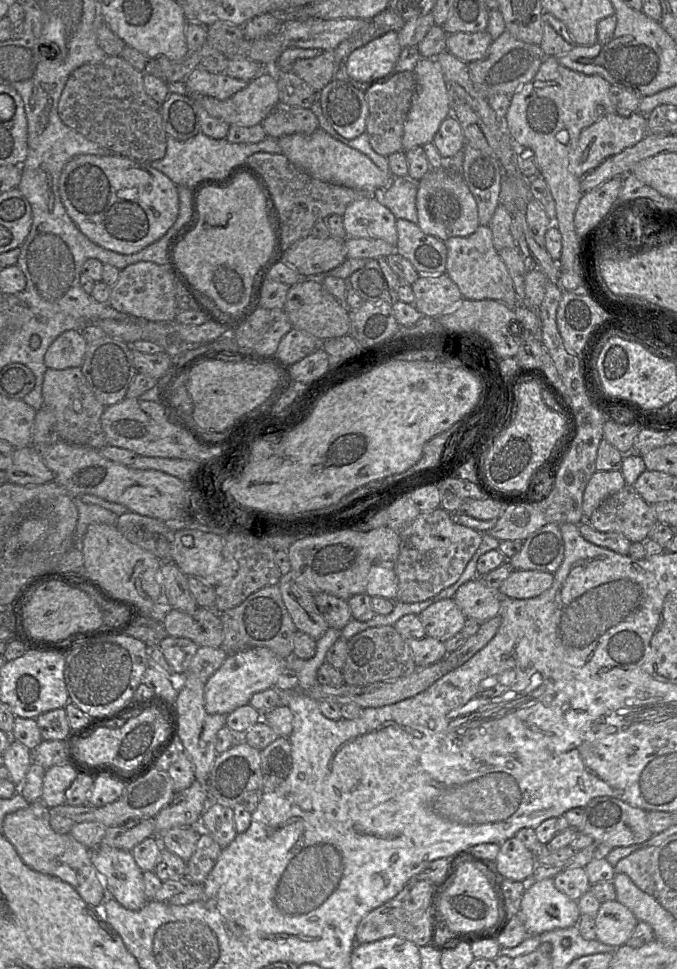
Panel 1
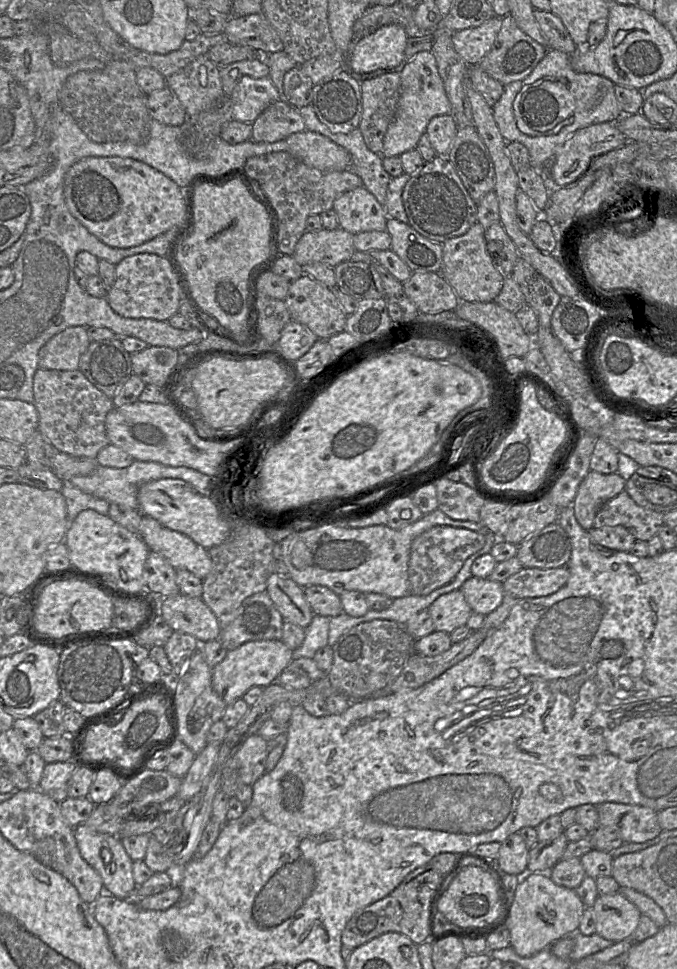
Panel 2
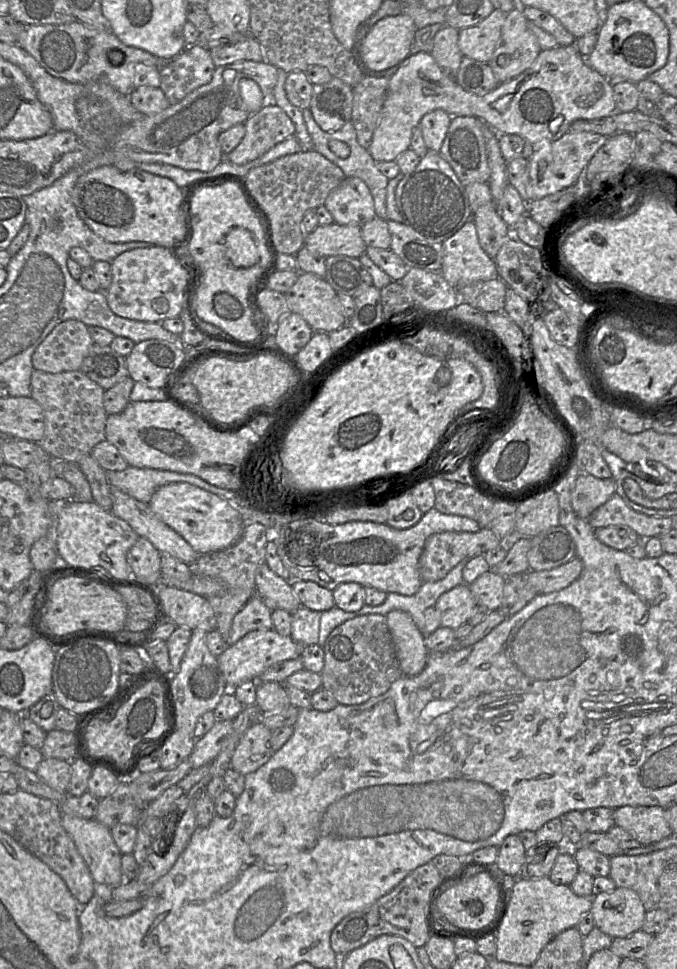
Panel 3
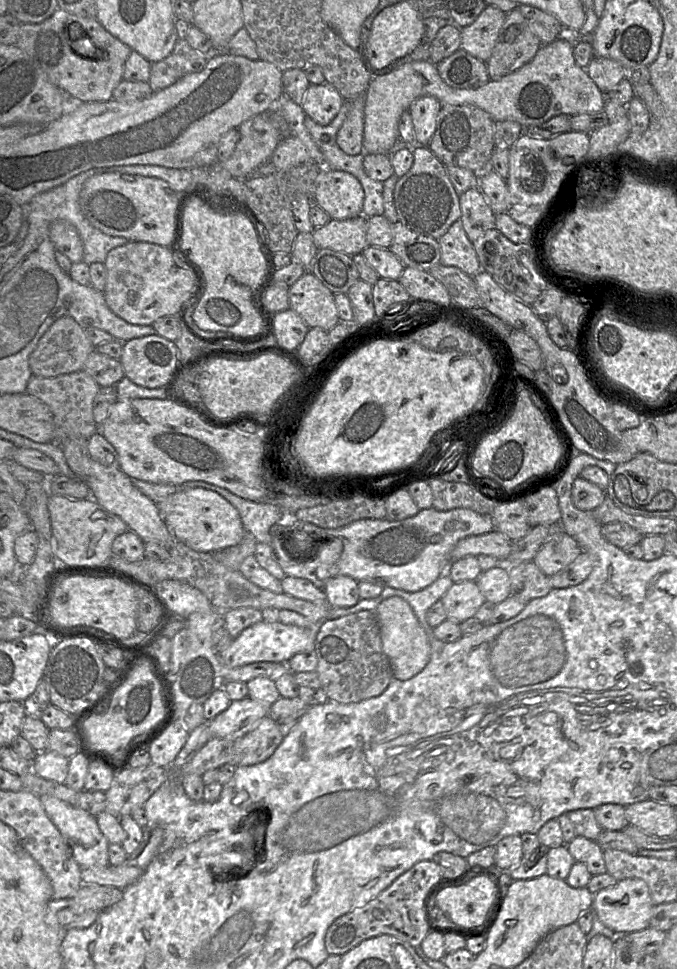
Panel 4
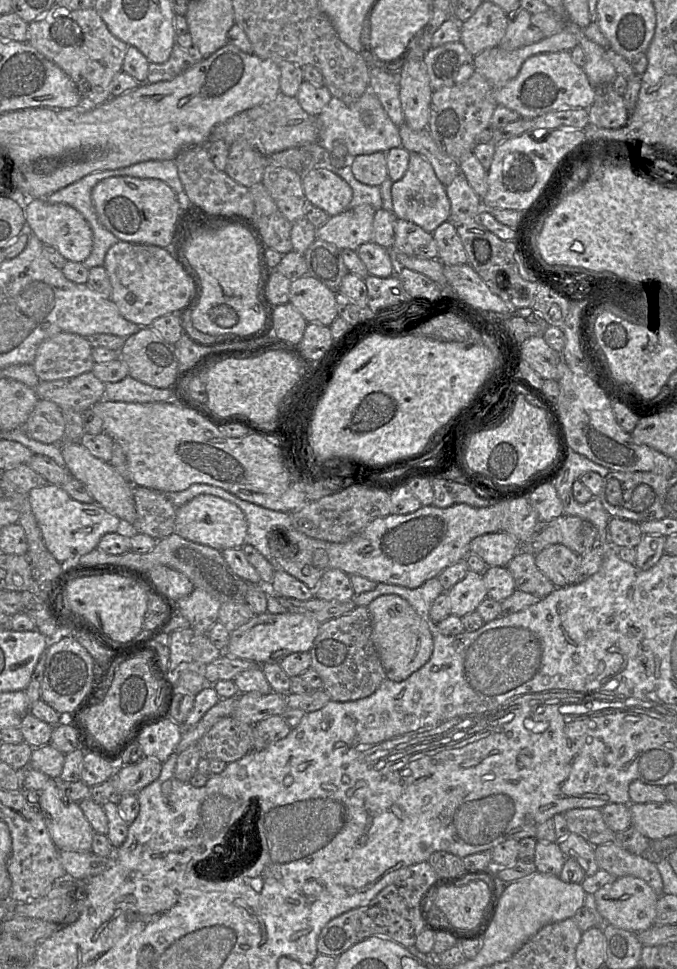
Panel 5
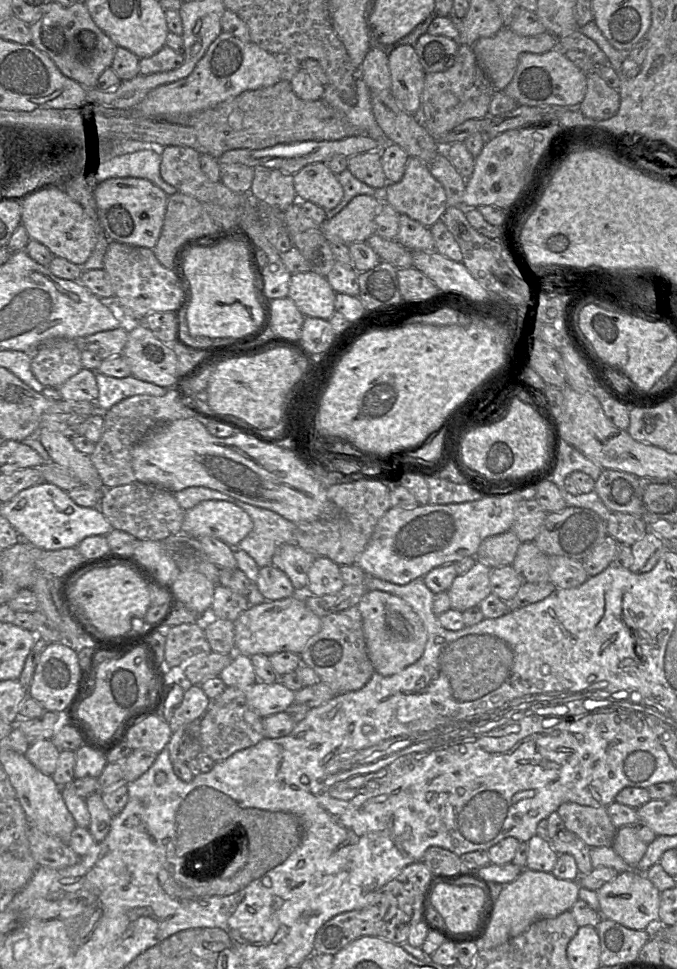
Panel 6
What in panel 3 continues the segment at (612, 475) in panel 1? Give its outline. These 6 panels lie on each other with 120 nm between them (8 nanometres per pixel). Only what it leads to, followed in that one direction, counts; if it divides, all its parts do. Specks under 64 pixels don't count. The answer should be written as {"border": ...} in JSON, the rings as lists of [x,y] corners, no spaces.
{"border":[[[579,473],[574,488],[571,491],[571,506],[575,514],[588,519],[589,516],[602,504],[604,504],[613,494],[615,494],[615,479],[601,479],[587,473]]]}

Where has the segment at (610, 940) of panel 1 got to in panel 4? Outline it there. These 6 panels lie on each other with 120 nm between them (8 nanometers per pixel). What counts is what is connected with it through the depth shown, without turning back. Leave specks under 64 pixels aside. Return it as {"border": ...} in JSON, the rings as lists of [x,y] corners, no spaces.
{"border":[[[626,878],[595,893],[591,909],[616,935],[626,935],[650,926],[653,906],[647,883]]]}

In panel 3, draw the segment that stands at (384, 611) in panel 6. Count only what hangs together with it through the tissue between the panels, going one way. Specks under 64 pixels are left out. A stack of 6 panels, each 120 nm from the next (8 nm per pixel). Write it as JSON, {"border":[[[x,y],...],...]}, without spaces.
{"border":[[[392,610],[386,615],[402,675],[416,676],[427,664],[429,650],[425,637],[412,617],[401,610]]]}

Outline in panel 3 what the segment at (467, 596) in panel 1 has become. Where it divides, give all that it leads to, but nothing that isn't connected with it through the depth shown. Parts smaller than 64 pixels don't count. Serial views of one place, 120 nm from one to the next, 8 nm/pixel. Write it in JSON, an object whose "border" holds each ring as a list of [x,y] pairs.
{"border":[[[491,569],[479,576],[469,587],[476,603],[493,611],[502,604],[505,583],[506,577]]]}

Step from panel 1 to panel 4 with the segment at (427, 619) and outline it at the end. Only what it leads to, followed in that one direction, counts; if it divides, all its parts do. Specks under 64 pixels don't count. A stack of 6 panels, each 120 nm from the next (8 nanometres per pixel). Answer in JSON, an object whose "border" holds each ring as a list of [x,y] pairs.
{"border":[[[476,581],[454,583],[440,599],[447,619],[458,624],[474,617],[479,607],[486,601]]]}

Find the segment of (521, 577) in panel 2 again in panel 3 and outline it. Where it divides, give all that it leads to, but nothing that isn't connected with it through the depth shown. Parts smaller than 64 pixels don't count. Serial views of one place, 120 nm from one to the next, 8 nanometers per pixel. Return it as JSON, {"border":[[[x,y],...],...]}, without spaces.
{"border":[[[578,557],[550,570],[528,570],[528,581],[538,594],[549,594],[571,585],[579,578],[583,570],[583,563]]]}

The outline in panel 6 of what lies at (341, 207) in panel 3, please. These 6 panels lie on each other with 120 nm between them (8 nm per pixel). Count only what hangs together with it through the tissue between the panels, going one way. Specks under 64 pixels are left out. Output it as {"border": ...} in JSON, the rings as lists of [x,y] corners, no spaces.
{"border":[[[324,162],[302,168],[293,175],[299,201],[311,202],[325,211],[333,210],[343,199],[343,188],[337,176]]]}

